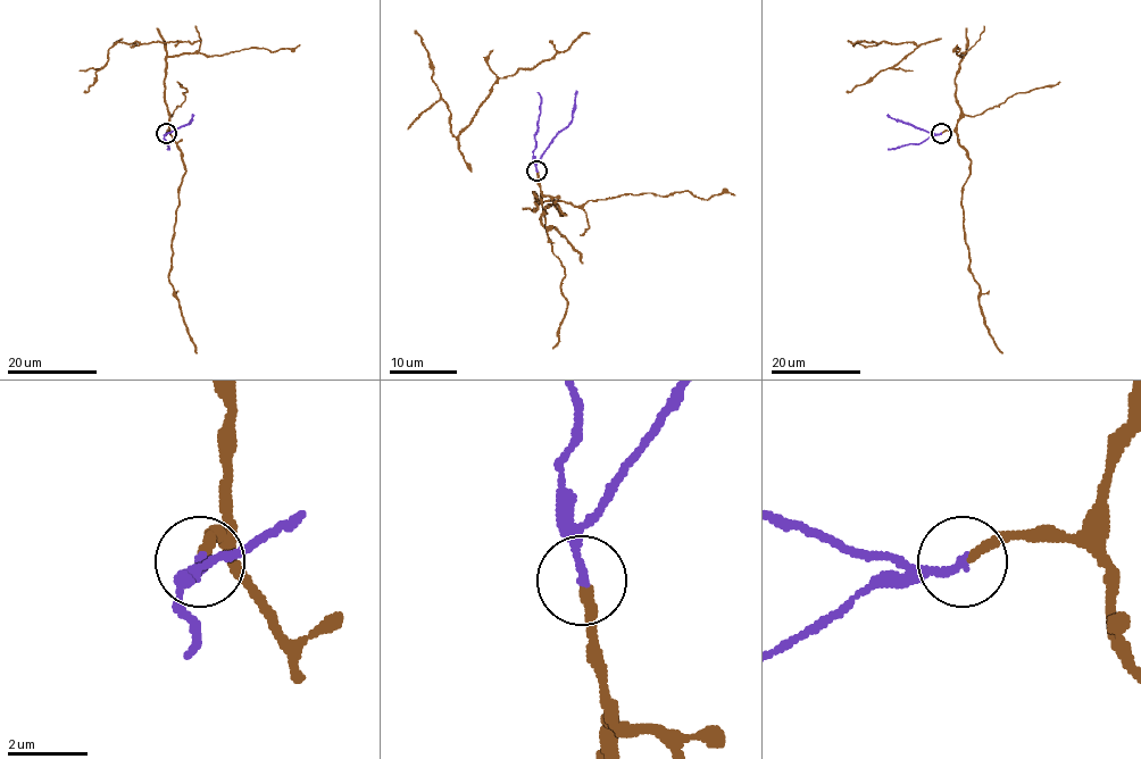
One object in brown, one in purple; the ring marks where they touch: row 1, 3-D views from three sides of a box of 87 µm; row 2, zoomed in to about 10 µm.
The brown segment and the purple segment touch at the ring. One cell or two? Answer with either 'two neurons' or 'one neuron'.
one neuron

